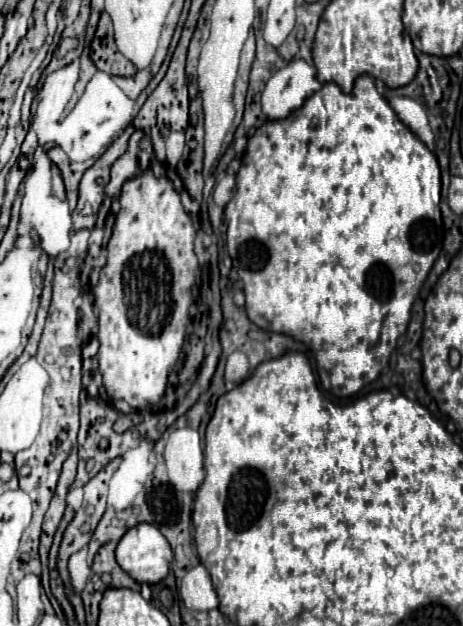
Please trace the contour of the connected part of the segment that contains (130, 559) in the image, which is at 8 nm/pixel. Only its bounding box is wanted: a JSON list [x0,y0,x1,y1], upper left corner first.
[116,524,172,584]

